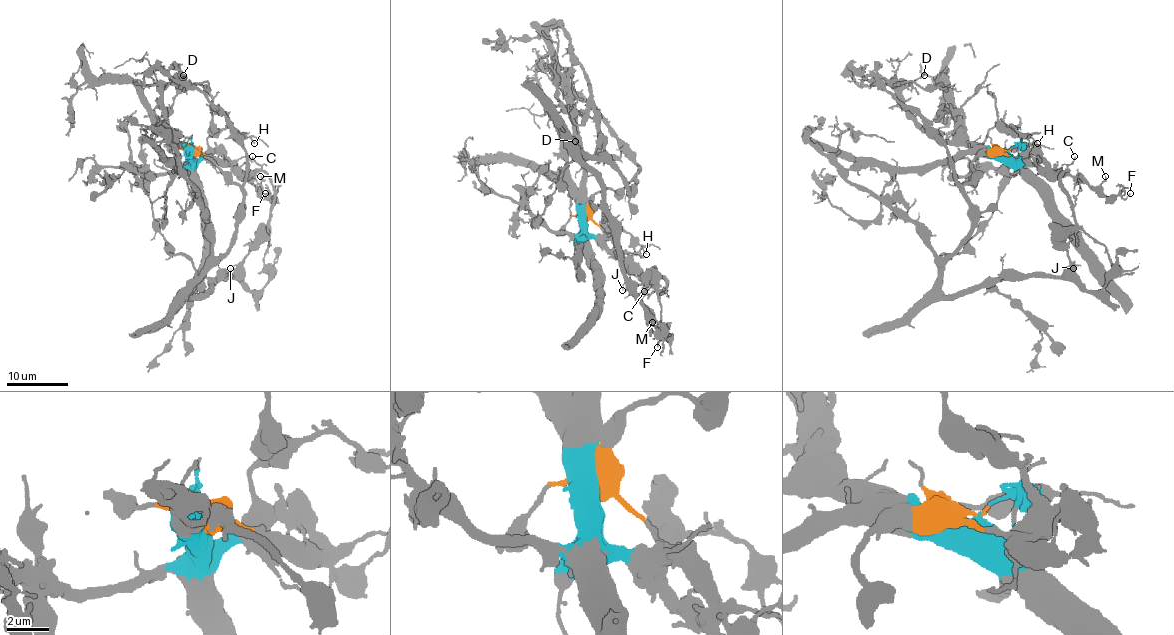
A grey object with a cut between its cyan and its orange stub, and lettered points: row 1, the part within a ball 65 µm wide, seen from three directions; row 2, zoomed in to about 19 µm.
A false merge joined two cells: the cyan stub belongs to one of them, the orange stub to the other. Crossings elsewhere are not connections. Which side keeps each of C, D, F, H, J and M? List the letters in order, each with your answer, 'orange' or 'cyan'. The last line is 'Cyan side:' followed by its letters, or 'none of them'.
C: cyan
D: cyan
F: cyan
H: cyan
J: orange
M: cyan
Cyan side: C, D, F, H, M

